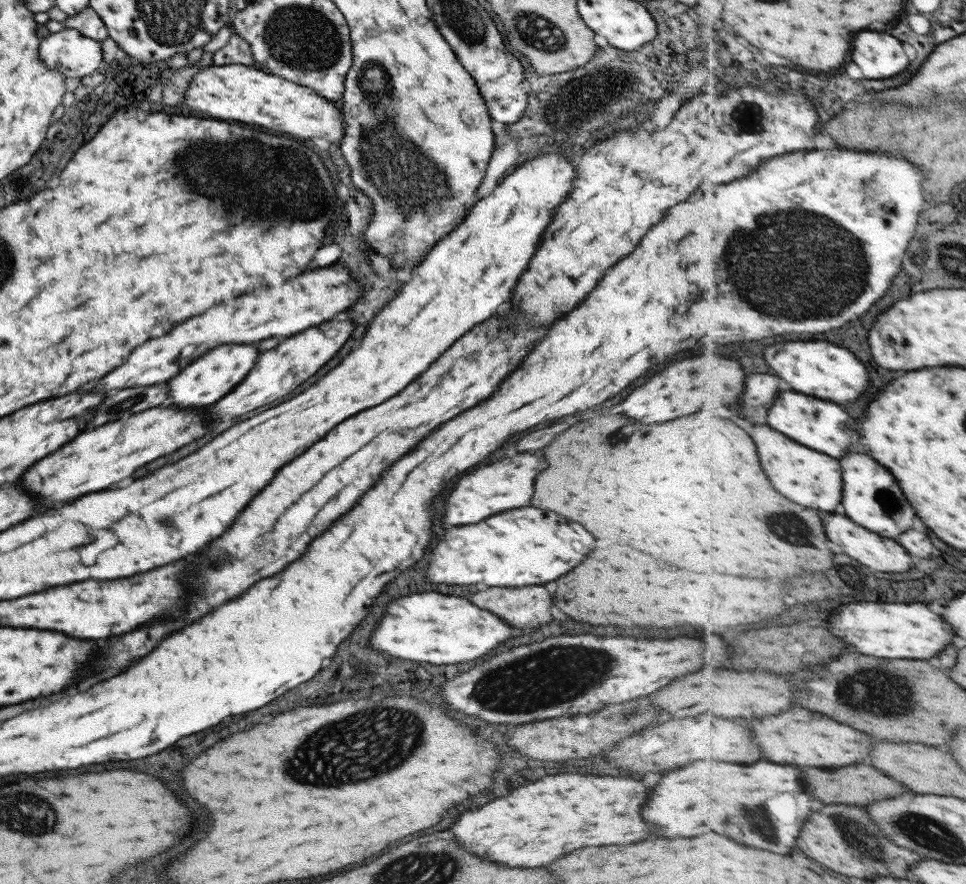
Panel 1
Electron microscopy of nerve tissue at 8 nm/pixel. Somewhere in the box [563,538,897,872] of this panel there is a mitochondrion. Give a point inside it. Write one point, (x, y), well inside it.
(852, 833)

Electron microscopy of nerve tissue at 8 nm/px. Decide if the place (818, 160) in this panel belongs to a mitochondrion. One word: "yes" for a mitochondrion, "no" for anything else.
no

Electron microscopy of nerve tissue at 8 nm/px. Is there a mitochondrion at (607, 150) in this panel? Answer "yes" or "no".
no

